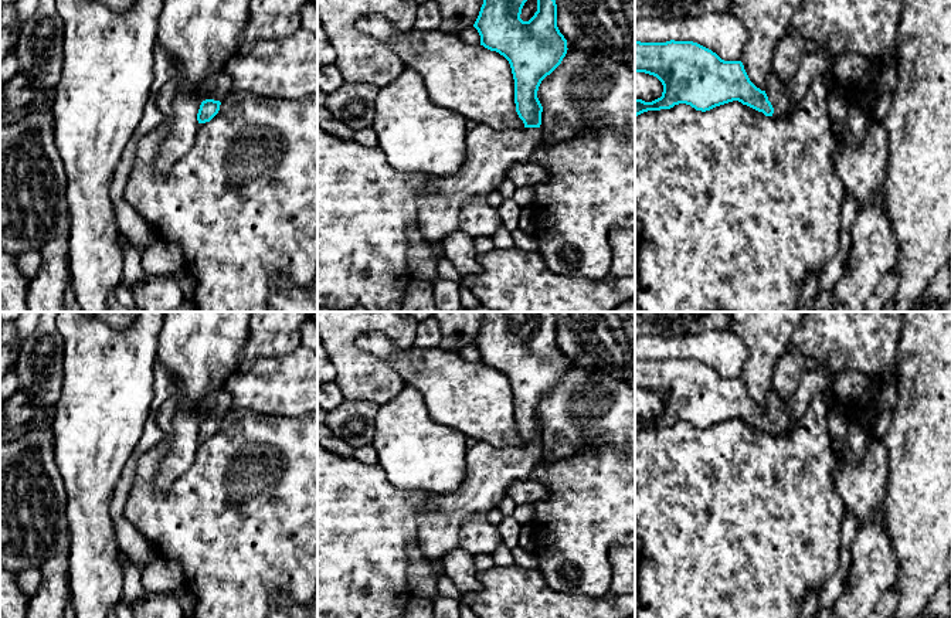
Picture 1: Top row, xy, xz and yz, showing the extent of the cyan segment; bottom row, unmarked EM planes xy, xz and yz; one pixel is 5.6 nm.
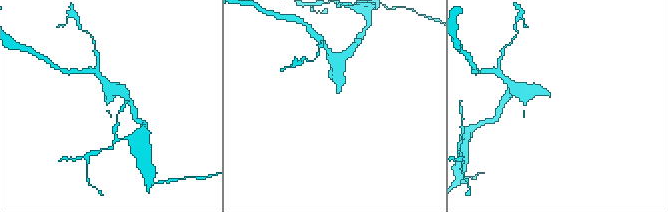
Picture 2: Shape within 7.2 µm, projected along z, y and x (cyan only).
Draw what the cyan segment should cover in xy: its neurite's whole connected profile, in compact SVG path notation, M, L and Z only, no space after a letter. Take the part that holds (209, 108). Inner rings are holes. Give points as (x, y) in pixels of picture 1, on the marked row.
M221 71L187 92L190 96L204 98L197 113L198 123L210 122L218 113L221 101L231 92L231 88L231 77Z

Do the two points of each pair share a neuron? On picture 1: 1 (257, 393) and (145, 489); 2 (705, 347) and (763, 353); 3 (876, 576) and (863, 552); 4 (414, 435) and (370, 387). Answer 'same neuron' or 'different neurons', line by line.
1: different neurons
2: different neurons
3: same neuron
4: different neurons

